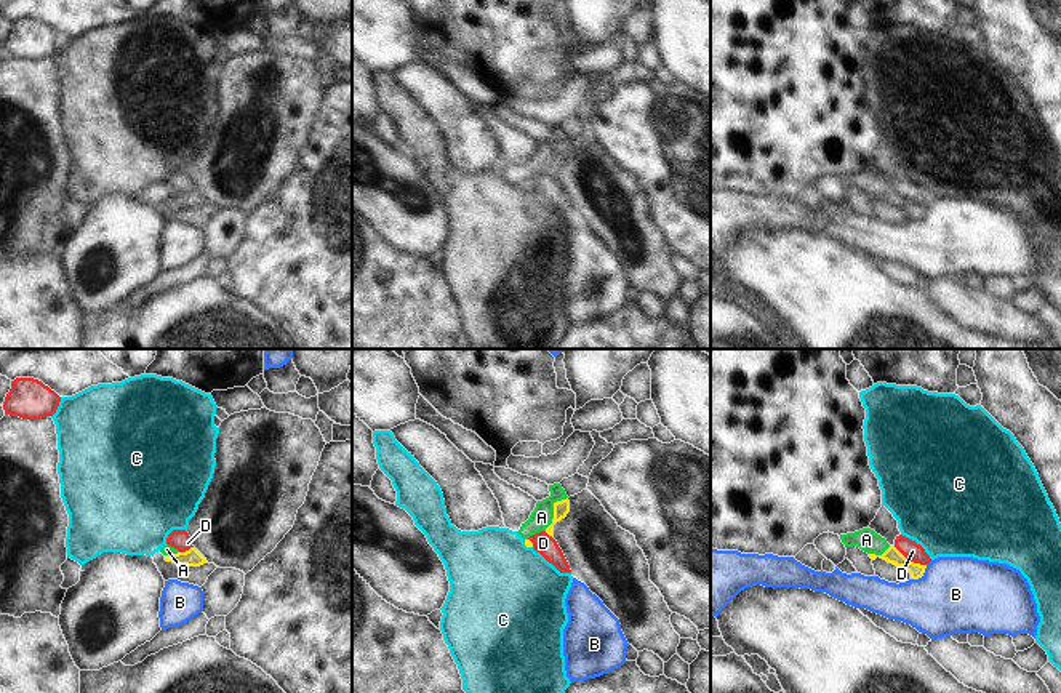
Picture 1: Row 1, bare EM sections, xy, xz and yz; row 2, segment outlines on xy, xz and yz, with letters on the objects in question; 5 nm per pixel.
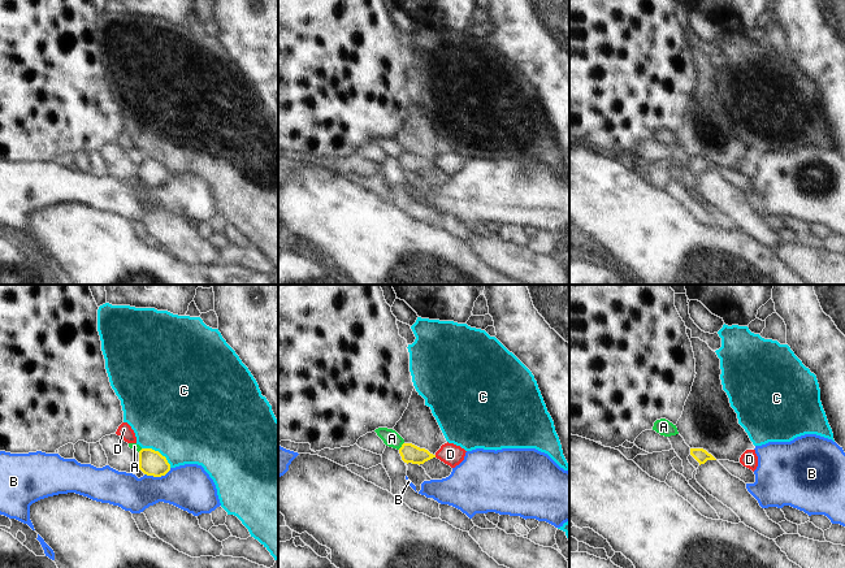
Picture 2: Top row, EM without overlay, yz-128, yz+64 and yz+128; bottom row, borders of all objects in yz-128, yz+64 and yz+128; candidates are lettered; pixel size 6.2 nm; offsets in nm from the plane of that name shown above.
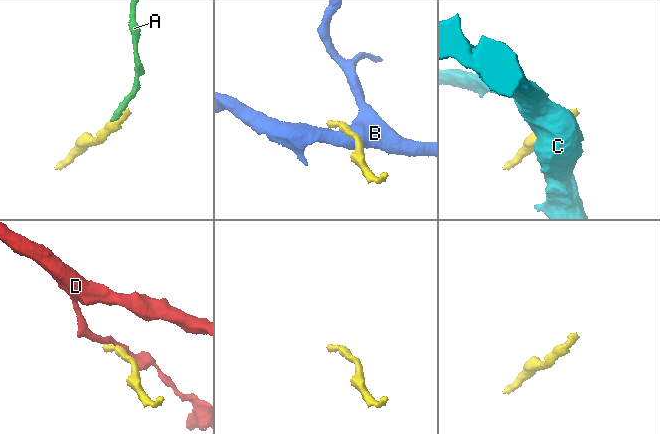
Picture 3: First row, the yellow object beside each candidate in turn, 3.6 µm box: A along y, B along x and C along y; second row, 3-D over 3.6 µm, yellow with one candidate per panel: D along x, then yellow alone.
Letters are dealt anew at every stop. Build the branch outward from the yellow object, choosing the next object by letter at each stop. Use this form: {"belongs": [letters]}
{"belongs": []}

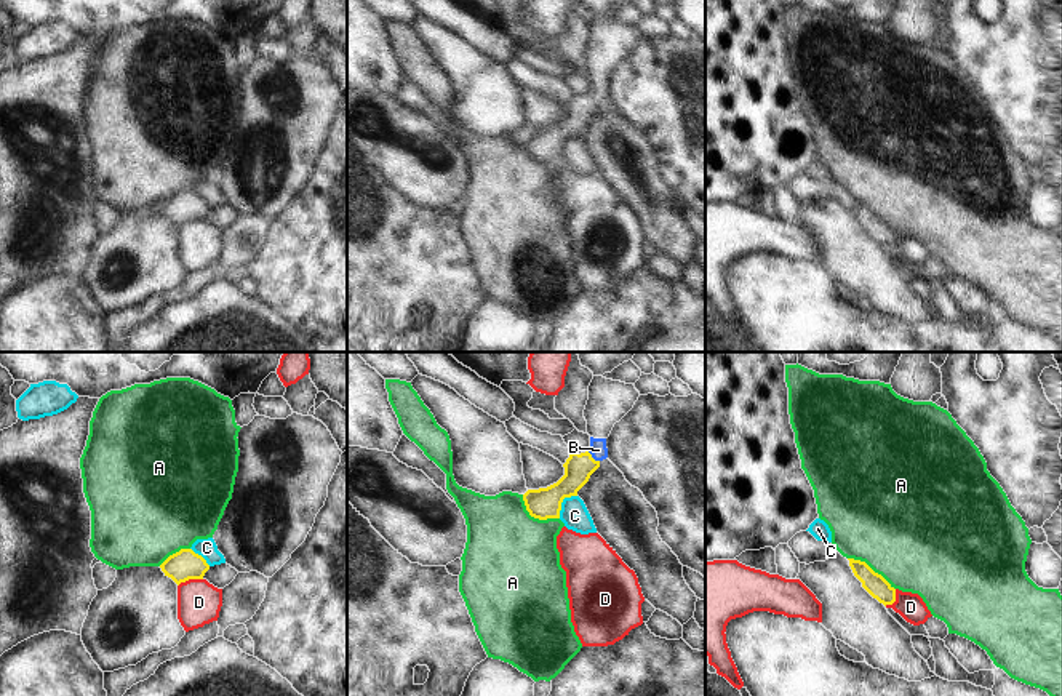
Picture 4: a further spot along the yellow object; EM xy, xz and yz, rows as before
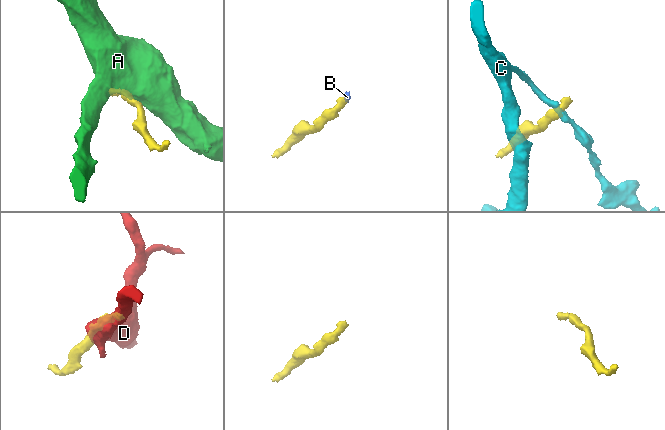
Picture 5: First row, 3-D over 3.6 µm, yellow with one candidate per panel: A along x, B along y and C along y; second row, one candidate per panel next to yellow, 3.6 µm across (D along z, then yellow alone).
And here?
{"belongs": ["B"]}

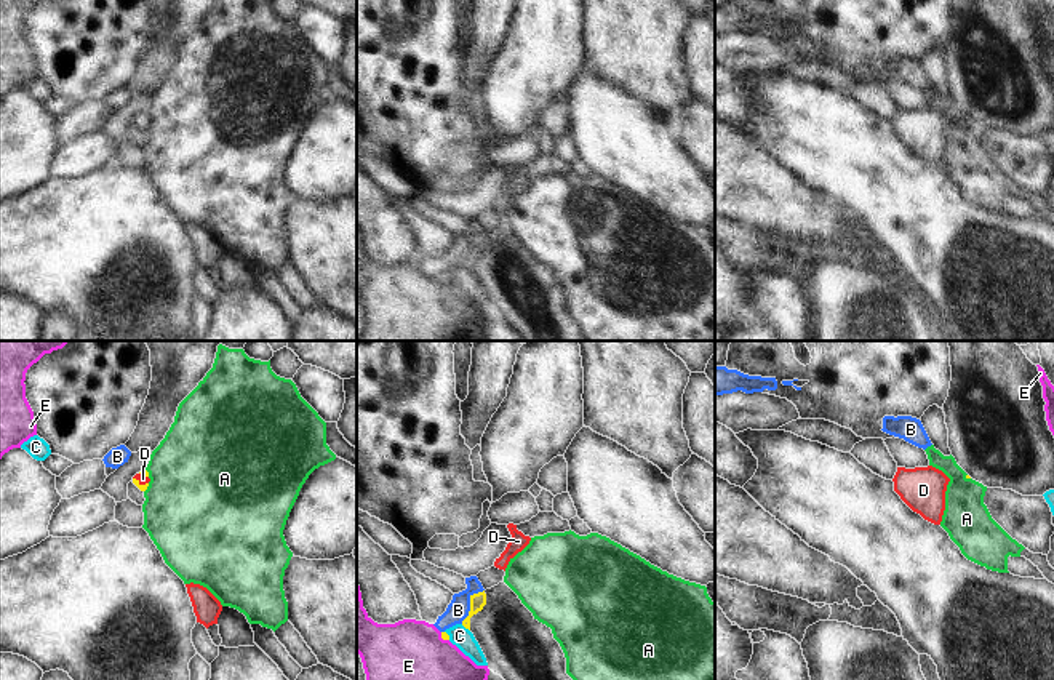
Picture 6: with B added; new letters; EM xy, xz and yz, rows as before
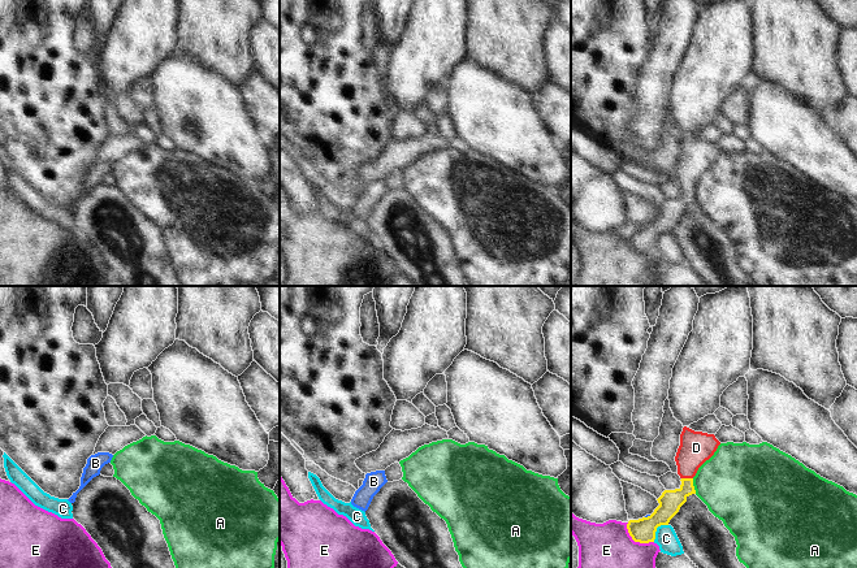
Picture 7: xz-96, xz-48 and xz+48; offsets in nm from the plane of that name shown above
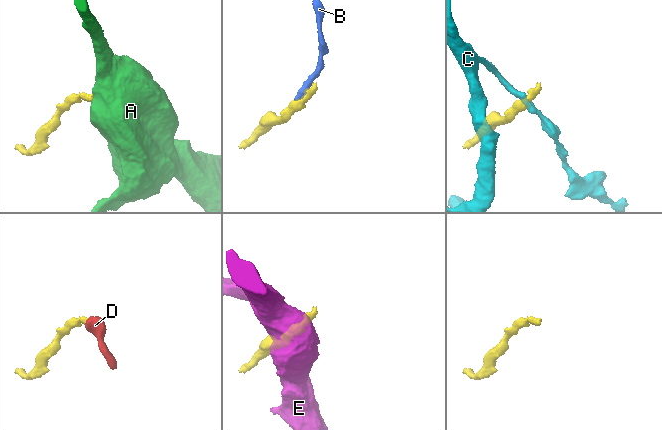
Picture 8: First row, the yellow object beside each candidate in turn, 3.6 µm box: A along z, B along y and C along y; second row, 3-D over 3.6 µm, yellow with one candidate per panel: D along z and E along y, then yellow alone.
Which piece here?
{"belongs": ["D"]}

